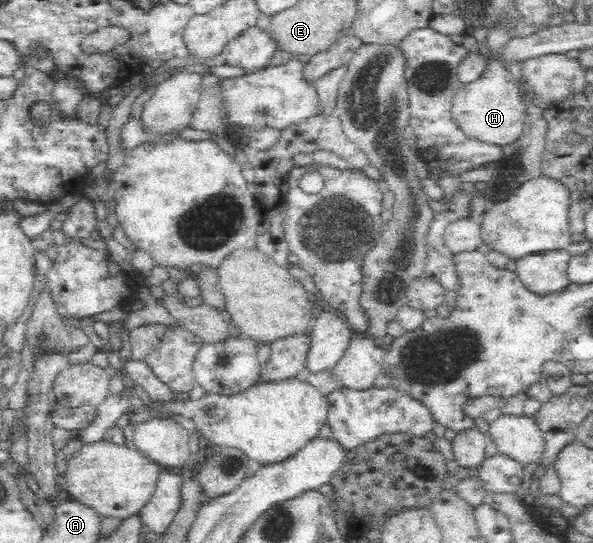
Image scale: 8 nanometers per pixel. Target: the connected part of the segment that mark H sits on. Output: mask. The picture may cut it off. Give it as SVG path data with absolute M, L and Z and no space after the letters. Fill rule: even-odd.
M490 63L484 76L472 84L464 84L455 94L451 114L464 134L474 142L504 146L522 134L524 105L515 86L513 73L504 65Z

